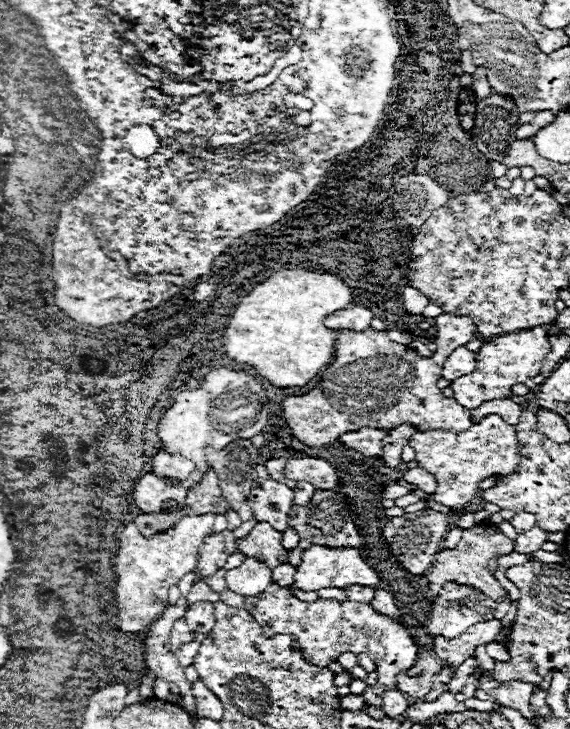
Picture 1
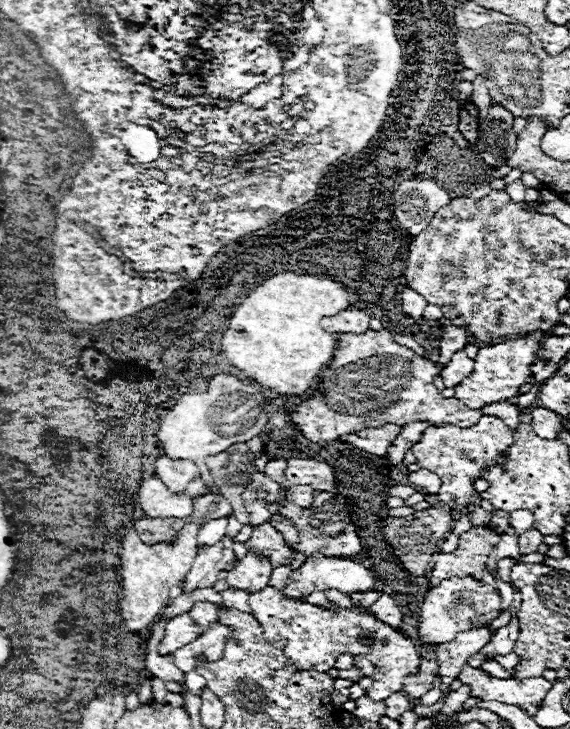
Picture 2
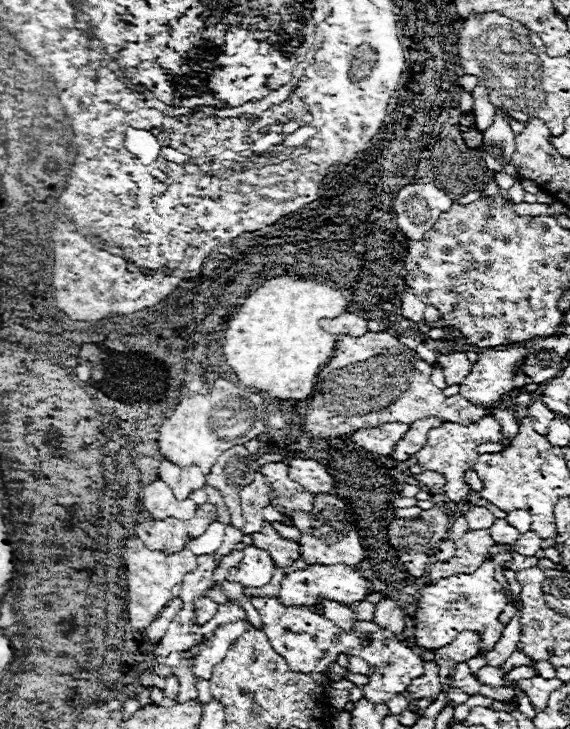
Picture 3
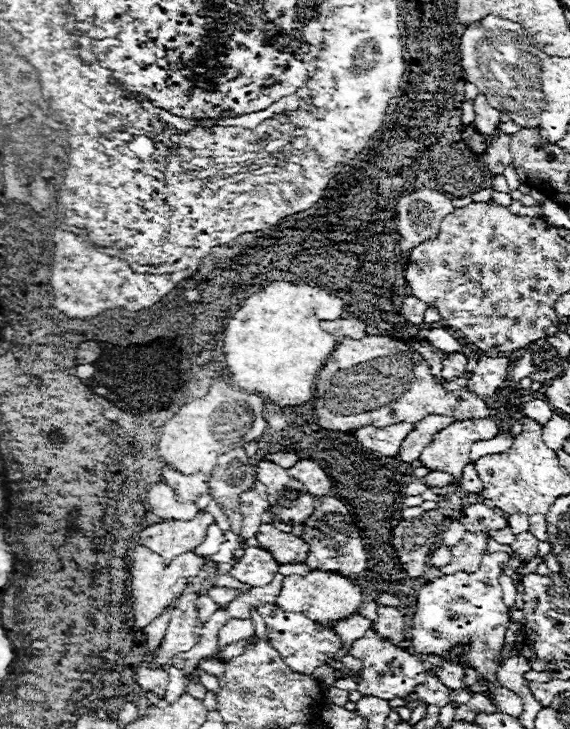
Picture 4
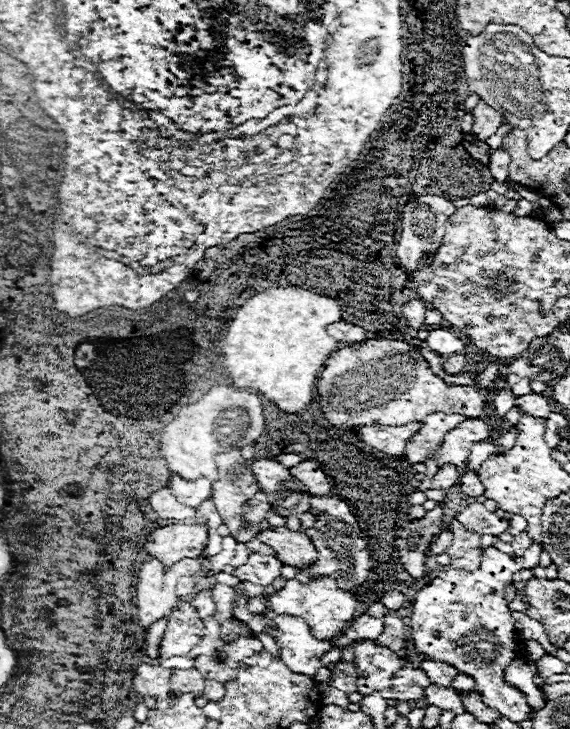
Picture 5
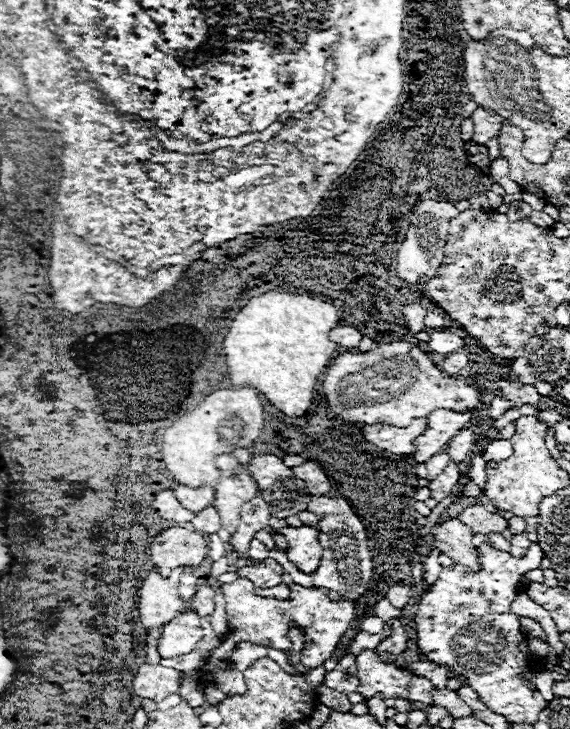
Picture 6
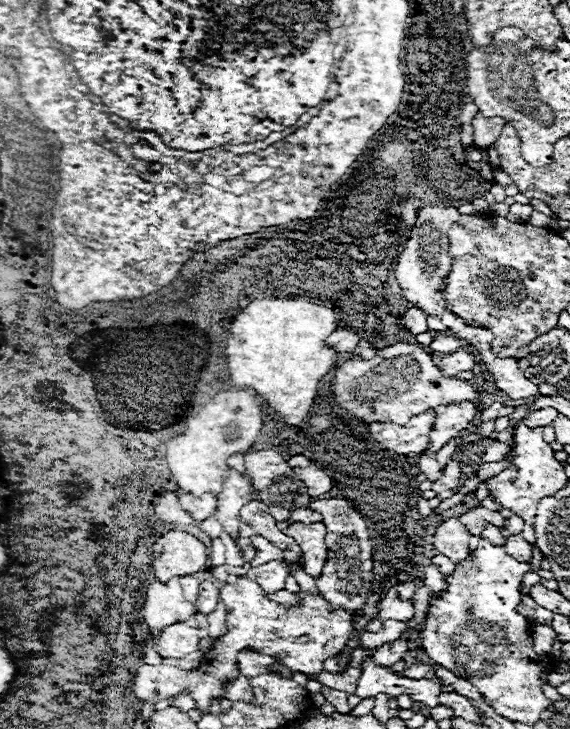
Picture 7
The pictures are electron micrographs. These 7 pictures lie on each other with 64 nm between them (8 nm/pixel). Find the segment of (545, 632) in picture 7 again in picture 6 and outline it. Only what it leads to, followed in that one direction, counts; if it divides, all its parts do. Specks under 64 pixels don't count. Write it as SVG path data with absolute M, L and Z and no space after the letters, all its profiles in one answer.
M530 638L528 640L528 648L534 656L546 656L548 654L548 642L540 640L540 638Z

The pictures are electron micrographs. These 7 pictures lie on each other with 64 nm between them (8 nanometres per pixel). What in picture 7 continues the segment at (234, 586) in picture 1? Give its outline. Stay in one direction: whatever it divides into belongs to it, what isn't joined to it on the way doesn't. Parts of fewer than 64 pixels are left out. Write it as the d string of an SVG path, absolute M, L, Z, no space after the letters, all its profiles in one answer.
M270 560L270 562L262 564L262 566L250 568L248 576L254 582L260 582L264 592L272 594L272 592L278 592L278 590L284 588L286 578L290 576L290 568L288 568L288 564L284 560Z

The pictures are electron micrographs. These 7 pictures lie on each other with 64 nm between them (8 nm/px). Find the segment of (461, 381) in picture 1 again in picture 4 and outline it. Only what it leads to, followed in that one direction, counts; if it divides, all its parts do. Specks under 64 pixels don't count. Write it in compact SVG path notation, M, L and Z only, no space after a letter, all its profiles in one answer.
M482 356L466 388L484 400L492 398L500 388L504 388L510 364L512 360L508 360L506 356L492 356L492 358Z

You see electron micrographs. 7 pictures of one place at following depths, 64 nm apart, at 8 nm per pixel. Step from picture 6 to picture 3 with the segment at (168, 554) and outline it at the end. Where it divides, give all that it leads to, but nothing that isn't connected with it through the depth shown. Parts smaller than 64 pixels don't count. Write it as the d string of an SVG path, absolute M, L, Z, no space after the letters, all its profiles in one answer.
M212 504L198 506L196 516L188 522L178 522L174 518L166 518L162 522L142 522L136 528L136 536L150 550L160 550L164 554L174 554L186 546L188 538L198 538L204 534L206 526L216 520L216 510Z

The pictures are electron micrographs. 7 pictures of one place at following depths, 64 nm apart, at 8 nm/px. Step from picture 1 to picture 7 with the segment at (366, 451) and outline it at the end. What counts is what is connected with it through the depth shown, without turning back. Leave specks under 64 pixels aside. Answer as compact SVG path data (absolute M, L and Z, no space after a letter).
M426 410L424 414L412 416L404 426L394 422L372 422L370 434L374 440L384 444L388 450L394 450L396 454L422 454L428 448L434 418L436 410Z

